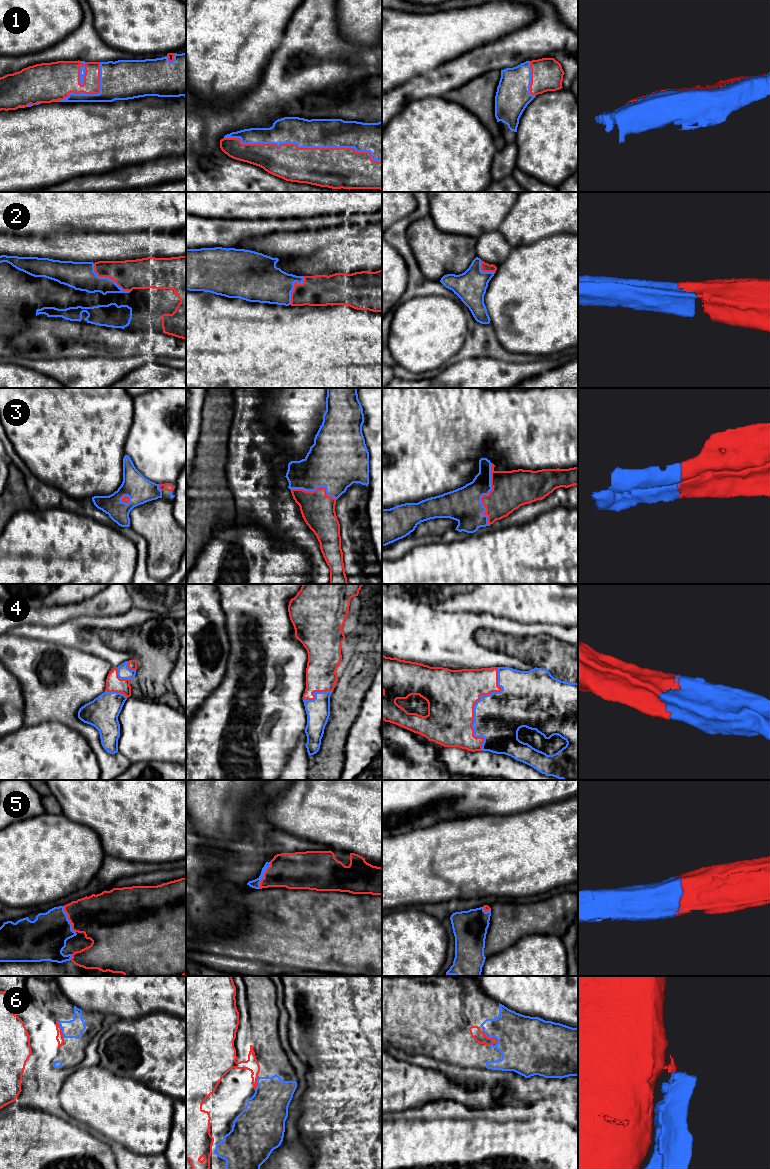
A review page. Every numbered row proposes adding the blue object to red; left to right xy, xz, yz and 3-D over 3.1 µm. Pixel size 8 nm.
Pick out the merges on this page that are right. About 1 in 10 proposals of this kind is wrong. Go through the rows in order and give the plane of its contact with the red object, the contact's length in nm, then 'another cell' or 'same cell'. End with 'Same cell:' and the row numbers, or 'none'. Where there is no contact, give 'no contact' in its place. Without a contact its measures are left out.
1: xz | 1300 nm | same cell
2: xy | 380 nm | same cell
3: yz | 500 nm | same cell
4: yz | 700 nm | same cell
5: xy | 240 nm | same cell
6: yz | 160 nm | another cell
Same cell: 1, 2, 3, 4, 5

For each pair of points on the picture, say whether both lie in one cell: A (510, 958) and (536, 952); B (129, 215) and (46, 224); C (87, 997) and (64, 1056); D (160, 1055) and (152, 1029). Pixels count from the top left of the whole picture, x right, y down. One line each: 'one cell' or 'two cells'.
A: one cell
B: one cell
C: two cells
D: one cell

